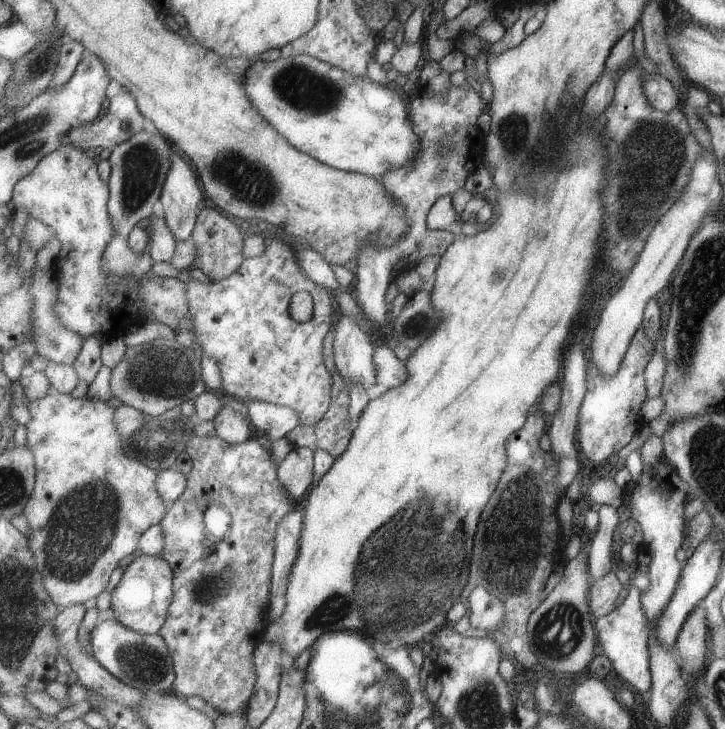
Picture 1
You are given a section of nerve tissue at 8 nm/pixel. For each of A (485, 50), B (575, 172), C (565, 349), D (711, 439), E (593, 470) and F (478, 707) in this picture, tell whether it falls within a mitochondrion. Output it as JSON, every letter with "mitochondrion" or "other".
{"A":"other","B":"other","C":"other","D":"mitochondrion","E":"other","F":"mitochondrion"}

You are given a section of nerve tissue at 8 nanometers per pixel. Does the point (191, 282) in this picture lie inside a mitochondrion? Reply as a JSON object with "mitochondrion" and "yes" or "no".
{"mitochondrion":"no"}

